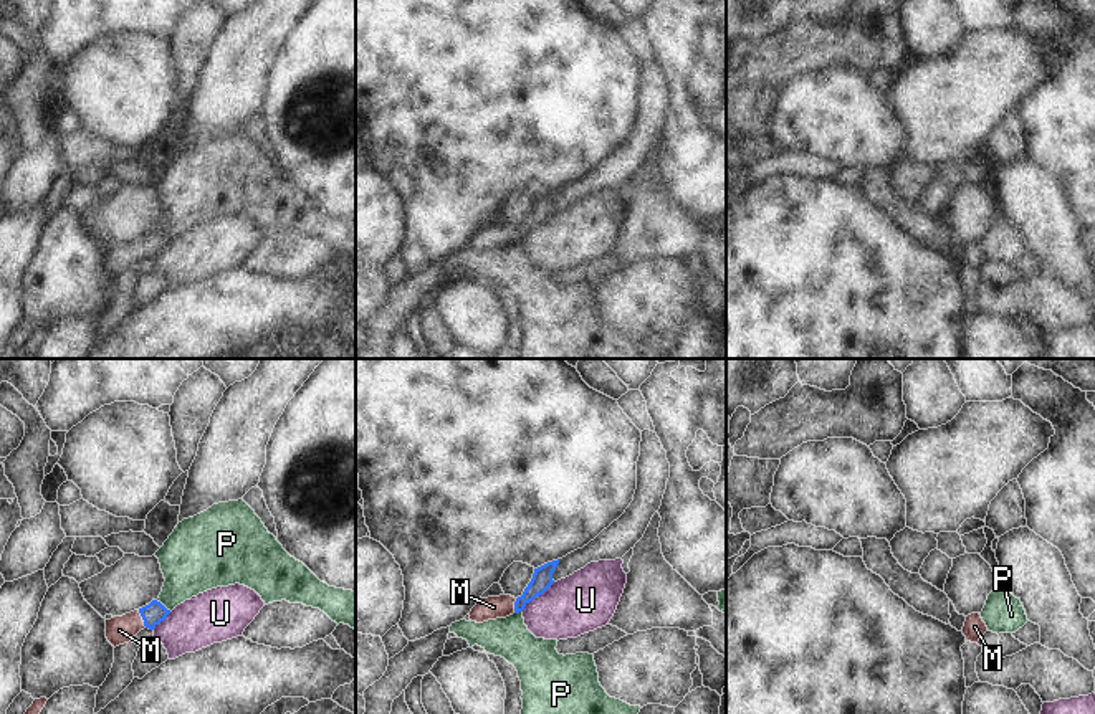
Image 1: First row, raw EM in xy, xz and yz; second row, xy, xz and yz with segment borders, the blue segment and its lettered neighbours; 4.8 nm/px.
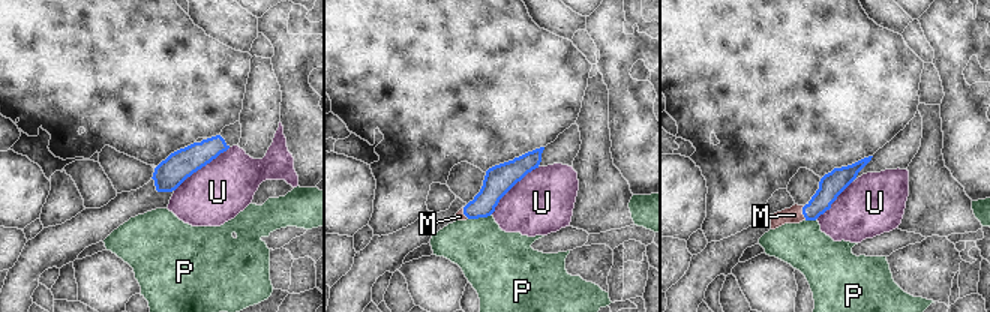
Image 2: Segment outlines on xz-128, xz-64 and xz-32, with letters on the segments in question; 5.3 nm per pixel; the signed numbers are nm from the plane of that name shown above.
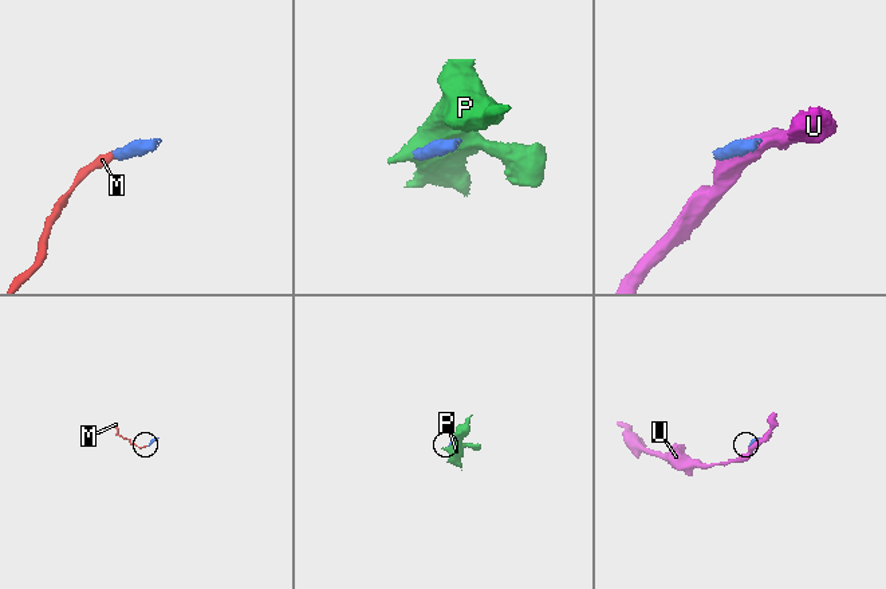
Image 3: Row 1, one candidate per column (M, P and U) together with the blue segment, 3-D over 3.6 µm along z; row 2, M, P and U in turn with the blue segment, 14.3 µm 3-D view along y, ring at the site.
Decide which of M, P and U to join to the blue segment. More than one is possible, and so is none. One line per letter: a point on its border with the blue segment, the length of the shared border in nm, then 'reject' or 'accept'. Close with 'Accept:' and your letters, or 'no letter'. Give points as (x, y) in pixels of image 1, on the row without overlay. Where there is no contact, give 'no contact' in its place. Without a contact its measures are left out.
M: meets blue in xy at (143, 248); contact 100 nm long; accept
P: meets blue in xy at (162, 235); contact 90 nm long; reject
U: meets blue in xz at (538, 225); contact 220 nm long; reject
Accept: M

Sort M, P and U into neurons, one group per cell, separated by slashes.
M / P / U

